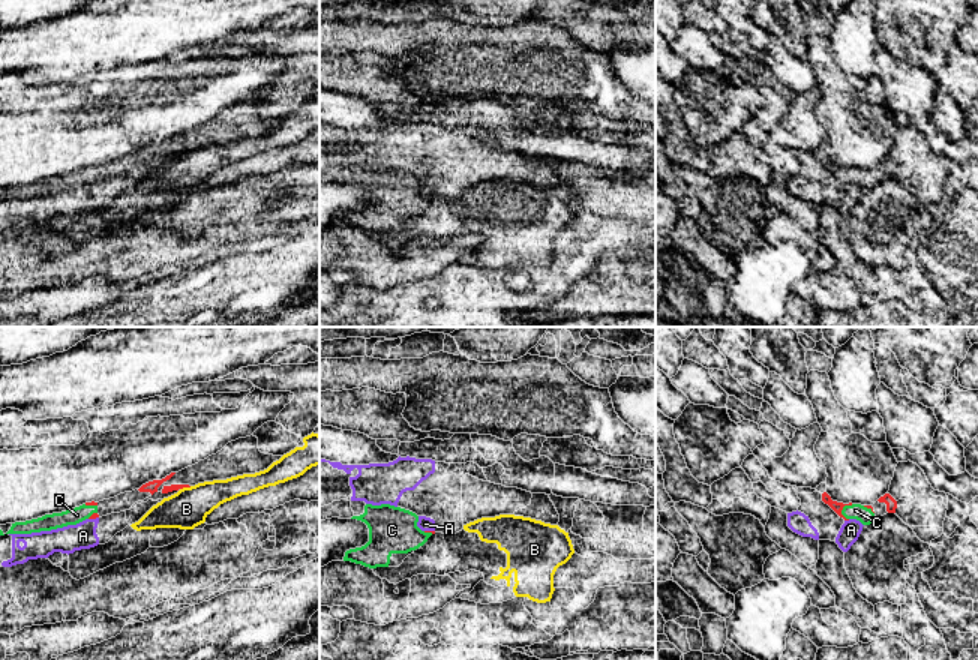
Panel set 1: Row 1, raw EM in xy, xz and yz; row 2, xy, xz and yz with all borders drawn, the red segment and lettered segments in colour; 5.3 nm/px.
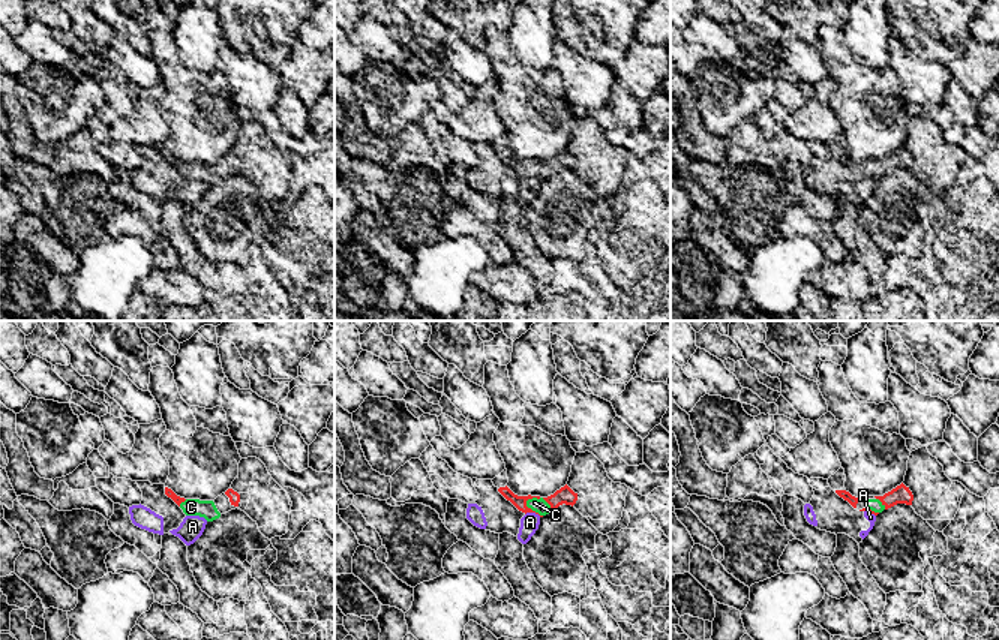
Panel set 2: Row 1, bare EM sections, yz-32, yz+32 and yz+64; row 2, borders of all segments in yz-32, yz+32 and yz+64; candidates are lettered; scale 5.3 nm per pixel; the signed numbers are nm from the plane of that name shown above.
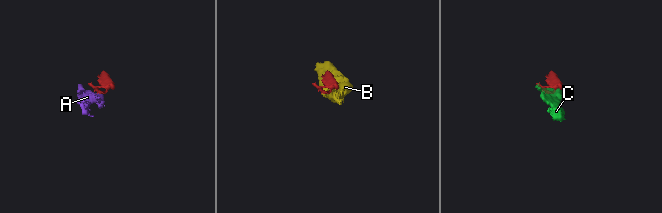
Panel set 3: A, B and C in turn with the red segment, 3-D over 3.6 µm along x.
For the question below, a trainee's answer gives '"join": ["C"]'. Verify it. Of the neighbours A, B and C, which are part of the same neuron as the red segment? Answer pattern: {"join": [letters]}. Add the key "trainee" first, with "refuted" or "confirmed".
{"trainee": "confirmed", "join": ["C"]}

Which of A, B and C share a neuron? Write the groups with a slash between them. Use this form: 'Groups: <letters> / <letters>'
Groups: A / B / C

